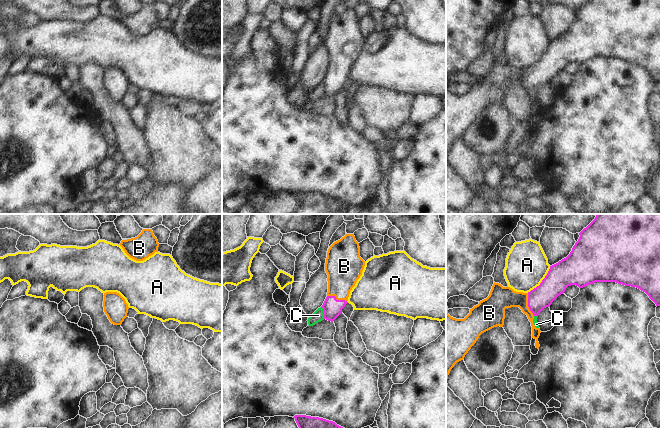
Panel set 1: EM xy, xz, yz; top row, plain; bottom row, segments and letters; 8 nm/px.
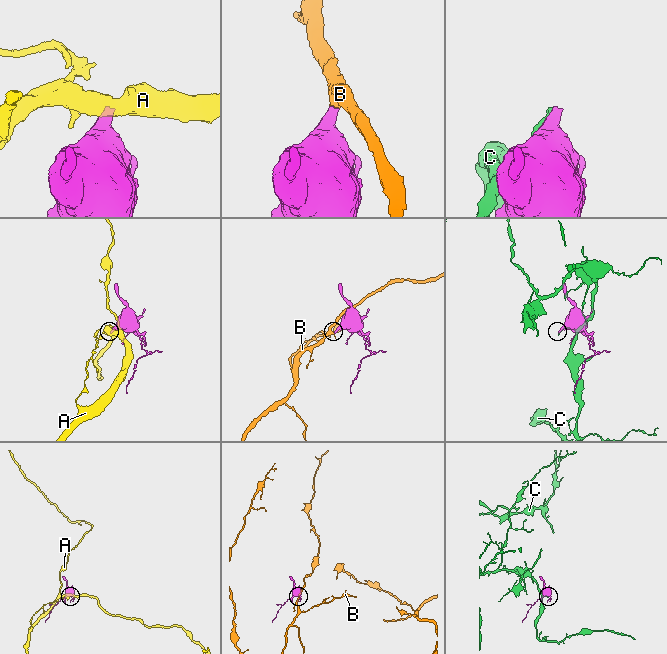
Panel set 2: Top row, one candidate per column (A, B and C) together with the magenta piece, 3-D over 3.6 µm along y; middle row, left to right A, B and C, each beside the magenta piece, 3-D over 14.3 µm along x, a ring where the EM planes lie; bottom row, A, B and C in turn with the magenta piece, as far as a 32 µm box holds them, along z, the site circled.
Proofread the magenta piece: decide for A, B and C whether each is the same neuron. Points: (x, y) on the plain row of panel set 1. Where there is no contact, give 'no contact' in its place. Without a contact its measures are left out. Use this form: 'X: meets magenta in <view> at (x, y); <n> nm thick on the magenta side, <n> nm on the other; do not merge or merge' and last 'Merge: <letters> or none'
A: meets magenta in yz at (542, 57); 220 nm thick on the magenta side, 340 nm on the other; do not merge
B: meets magenta in yz at (528, 80); 180 nm thick on the magenta side, 190 nm on the other; merge
C: meets magenta in xz at (324, 88); 150 nm thick on the magenta side, 90 nm on the other; do not merge
Merge: B

